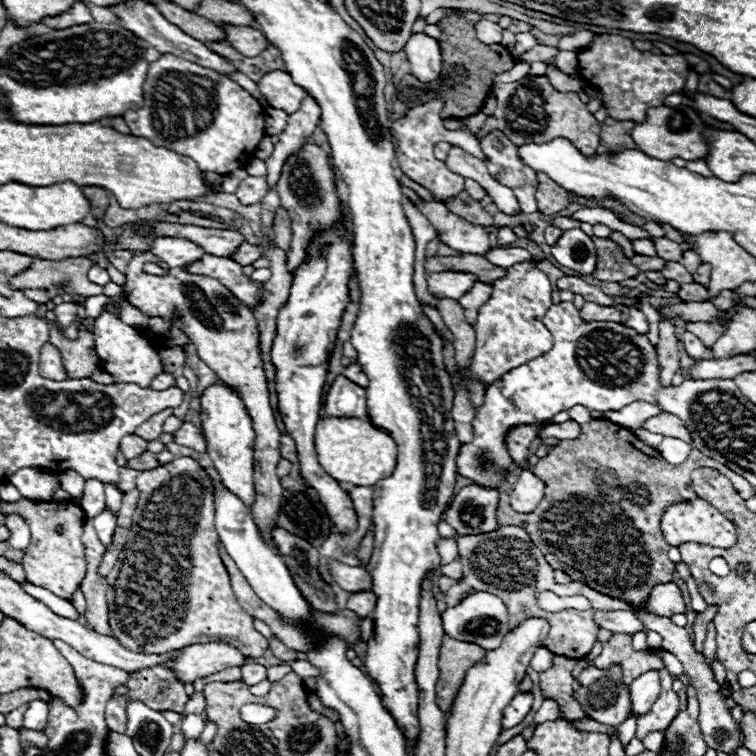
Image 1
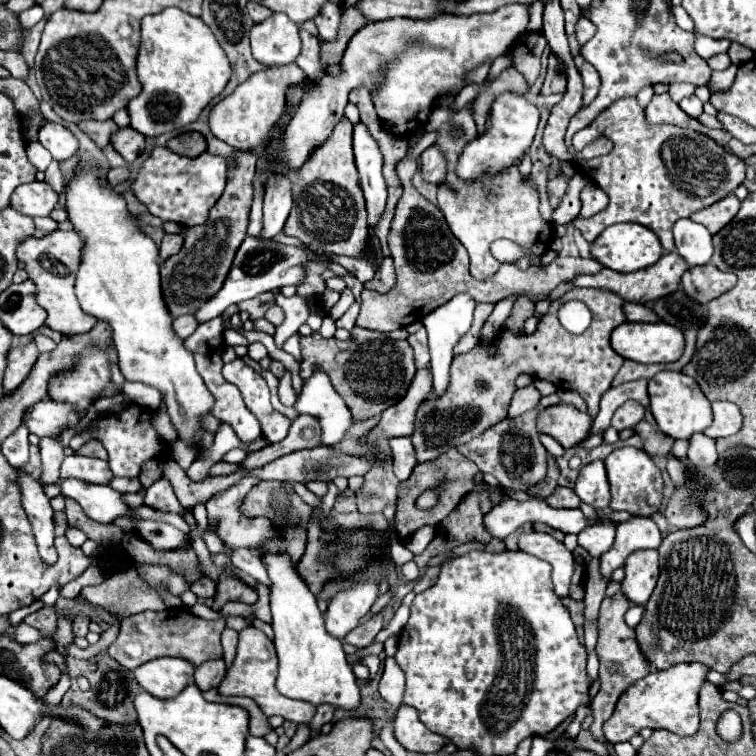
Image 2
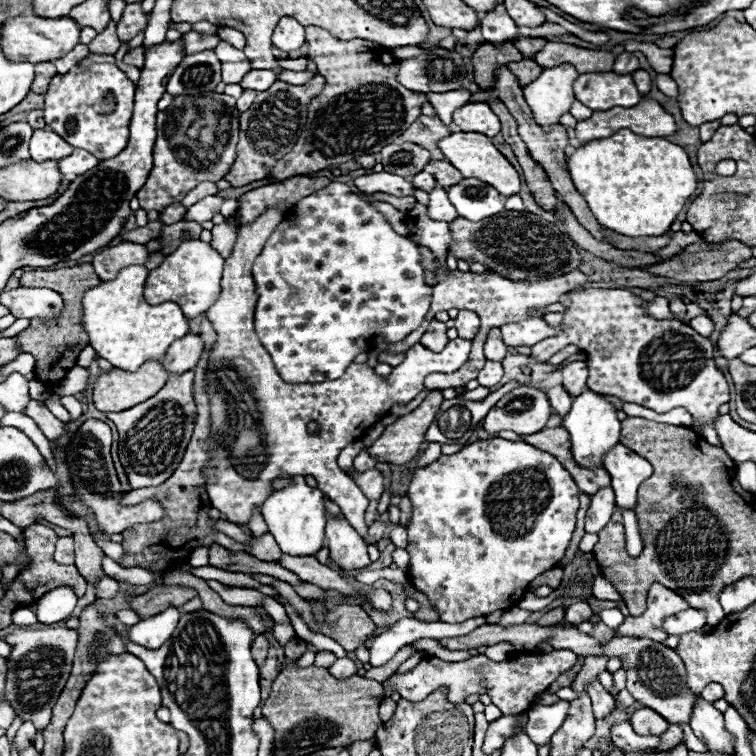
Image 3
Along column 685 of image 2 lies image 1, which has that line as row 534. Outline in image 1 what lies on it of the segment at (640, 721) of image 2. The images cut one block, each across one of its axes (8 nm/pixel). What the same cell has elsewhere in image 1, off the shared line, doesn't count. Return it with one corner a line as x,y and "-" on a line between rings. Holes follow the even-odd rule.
700,498
692,500
692,502
668,506
662,516
660,528
662,528
664,540
670,546
680,546
684,542
698,542
698,544
710,544
714,548
732,548
736,544
734,524
730,524
730,520
726,520
716,508
712,508
708,502
704,502

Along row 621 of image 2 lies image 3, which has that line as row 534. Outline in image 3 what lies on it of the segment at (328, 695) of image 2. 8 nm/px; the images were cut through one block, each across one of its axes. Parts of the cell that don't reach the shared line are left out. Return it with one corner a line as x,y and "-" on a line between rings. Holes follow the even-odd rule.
292,476
288,486
274,490
262,504
262,516
268,524
268,532
276,538
282,552
292,556
310,556
322,548
326,526
324,494
318,488
310,488
302,476

